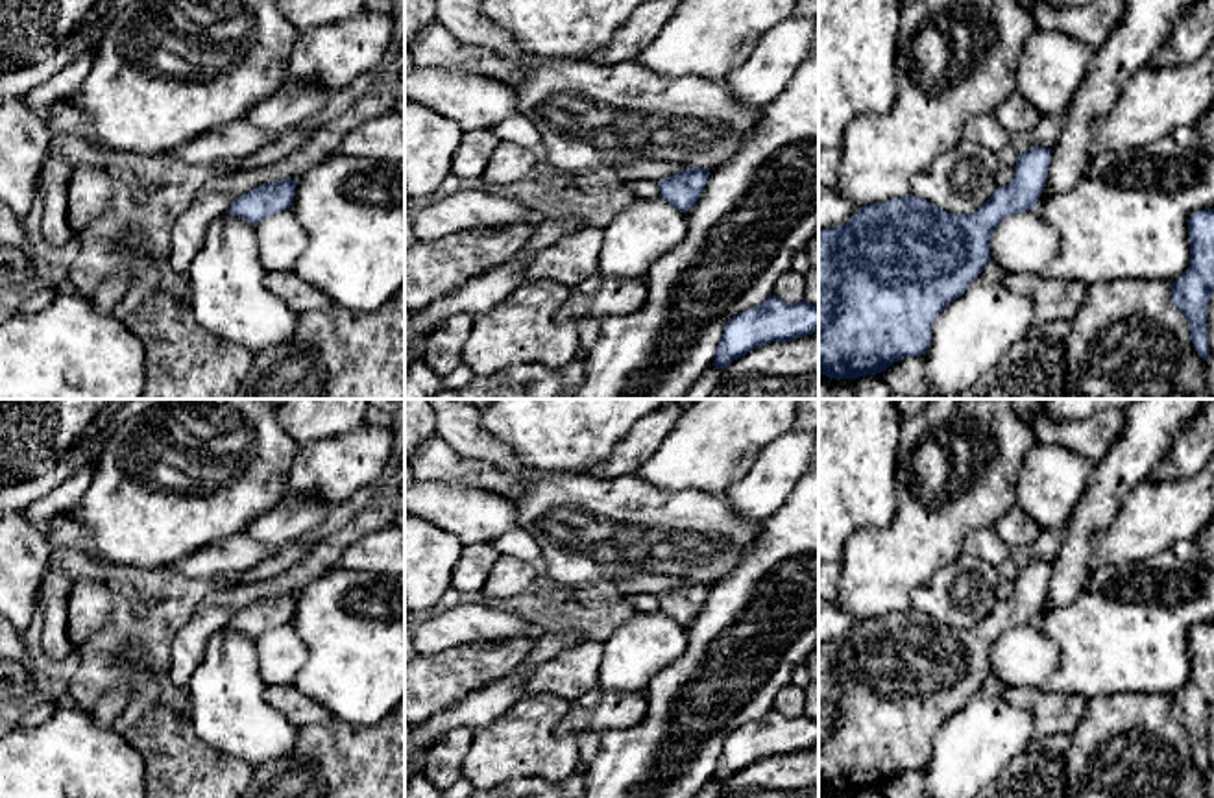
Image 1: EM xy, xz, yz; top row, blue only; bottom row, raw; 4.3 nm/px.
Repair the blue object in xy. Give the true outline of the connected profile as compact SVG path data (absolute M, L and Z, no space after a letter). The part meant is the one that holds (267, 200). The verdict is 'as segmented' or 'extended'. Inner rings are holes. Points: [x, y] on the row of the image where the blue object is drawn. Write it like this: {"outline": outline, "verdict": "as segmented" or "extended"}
{"outline": "M281 179L277 183L257 187L233 200L231 209L225 214L238 216L257 227L261 220L290 209L294 196L296 179Z", "verdict": "as segmented"}

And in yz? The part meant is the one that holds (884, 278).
{"outline": "M1051 148L1018 153L1014 175L972 214L952 214L913 194L863 205L844 225L819 229L819 375L859 379L885 371L905 357L922 357L931 344L937 316L983 272L990 260L990 235L1009 216L1033 211L1046 187Z", "verdict": "as segmented"}

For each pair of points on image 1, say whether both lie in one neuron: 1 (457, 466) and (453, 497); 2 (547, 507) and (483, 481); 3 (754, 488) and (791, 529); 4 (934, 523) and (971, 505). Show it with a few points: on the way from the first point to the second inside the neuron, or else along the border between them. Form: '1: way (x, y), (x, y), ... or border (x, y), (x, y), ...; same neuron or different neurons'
1: border (424, 481), (461, 483), (497, 494); different neurons
2: border (486, 464), (494, 464), (509, 473), (522, 492); different neurons
3: border (799, 479), (789, 495), (764, 521); different neurons
4: way (943, 519), (961, 507); same neuron

